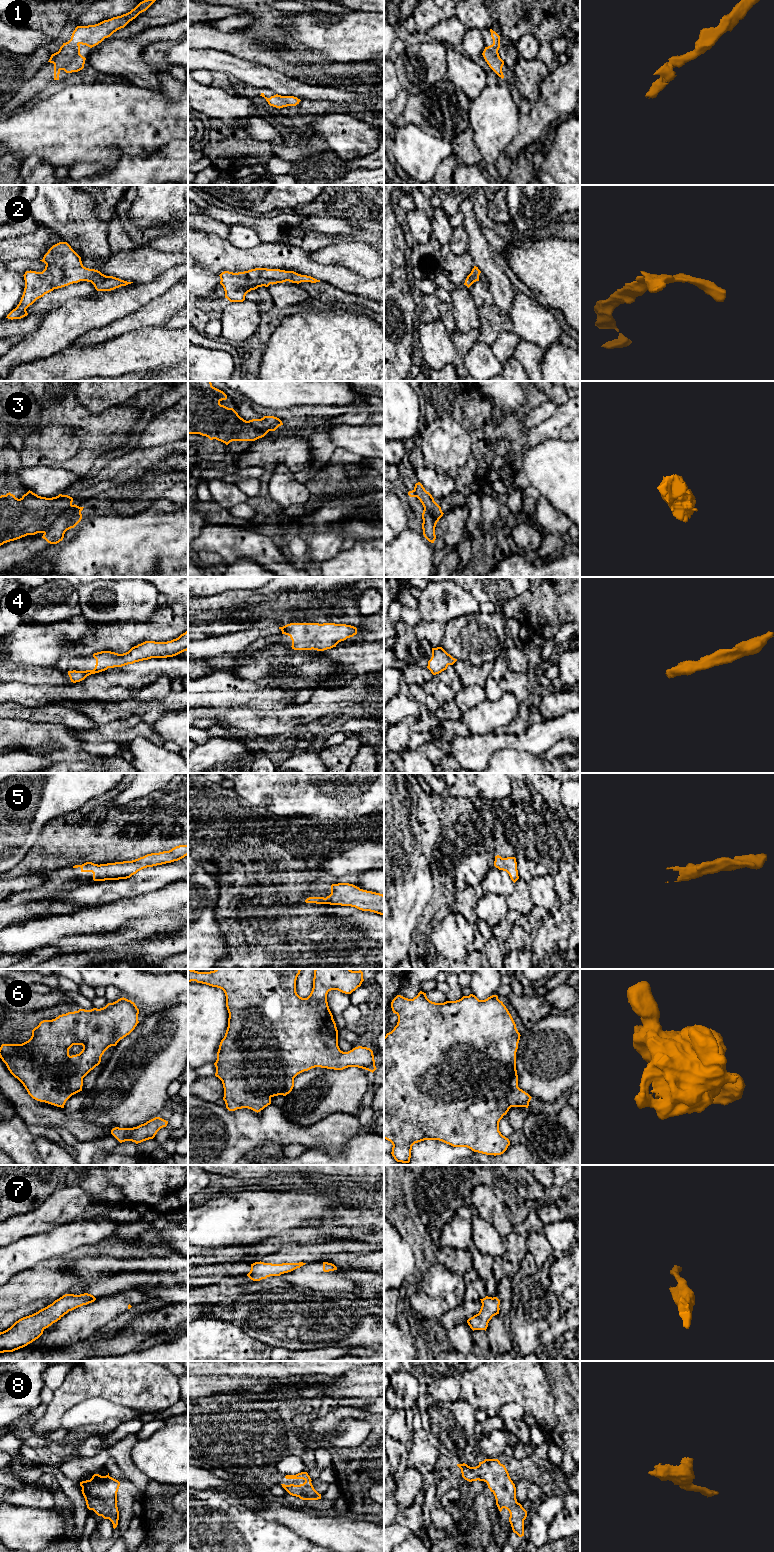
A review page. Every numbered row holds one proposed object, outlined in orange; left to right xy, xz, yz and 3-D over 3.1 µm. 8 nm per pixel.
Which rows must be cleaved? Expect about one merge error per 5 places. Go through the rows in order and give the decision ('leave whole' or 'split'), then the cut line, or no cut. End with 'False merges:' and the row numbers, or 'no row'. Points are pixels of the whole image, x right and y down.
1: leave whole | no cut
2: leave whole | no cut
3: split | xy (72, 505), (65, 508), (43, 532)
4: leave whole | no cut
5: leave whole | no cut
6: leave whole | no cut
7: leave whole | no cut
8: leave whole | no cut
False merges: 3

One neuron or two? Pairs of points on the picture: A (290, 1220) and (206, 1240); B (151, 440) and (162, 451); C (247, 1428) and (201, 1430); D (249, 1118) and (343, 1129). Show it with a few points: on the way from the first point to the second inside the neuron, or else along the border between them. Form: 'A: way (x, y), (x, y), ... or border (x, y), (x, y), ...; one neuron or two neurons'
A: way (269, 1220), (227, 1222); one neuron
B: border (177, 440), (150, 447), (133, 446); two neurons
C: way (236, 1430), (212, 1430); one neuron
D: way (272, 1127), (284, 1133), (320, 1133); one neuron

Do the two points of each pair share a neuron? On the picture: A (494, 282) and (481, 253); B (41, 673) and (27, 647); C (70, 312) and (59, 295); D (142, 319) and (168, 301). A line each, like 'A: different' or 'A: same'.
A: same
B: different
C: different
D: same

